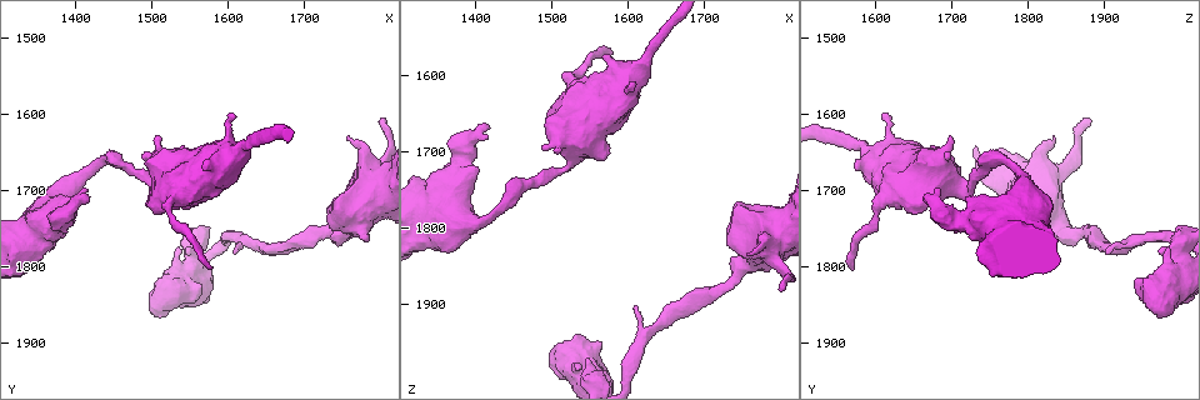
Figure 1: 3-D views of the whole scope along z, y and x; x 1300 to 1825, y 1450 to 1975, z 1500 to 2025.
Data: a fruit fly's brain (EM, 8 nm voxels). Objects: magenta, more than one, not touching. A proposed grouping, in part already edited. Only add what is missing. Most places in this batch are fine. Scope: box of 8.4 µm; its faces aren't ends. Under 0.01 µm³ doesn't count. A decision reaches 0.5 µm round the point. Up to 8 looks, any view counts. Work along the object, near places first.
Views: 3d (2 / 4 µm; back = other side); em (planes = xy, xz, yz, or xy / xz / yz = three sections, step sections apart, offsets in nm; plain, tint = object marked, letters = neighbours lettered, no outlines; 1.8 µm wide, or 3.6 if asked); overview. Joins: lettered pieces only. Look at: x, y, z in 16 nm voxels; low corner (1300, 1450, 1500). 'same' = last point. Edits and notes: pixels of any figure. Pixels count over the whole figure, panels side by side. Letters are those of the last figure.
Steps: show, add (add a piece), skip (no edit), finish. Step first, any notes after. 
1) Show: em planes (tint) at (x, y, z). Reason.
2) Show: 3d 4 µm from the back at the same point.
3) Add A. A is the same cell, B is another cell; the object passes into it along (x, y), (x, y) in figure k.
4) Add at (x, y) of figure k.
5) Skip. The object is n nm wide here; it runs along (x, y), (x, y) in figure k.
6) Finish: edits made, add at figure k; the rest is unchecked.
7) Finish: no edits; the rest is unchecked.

Show: em planes (letters) at (1580, 1800, 1570). Thin end.

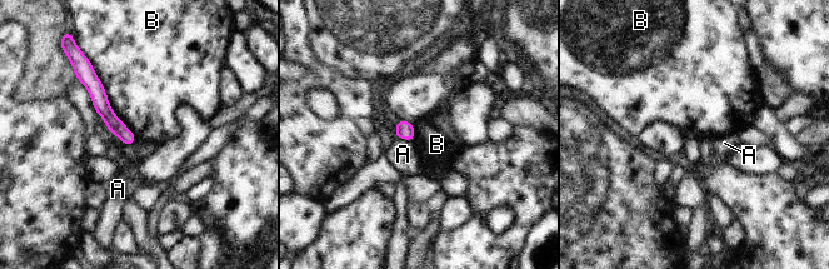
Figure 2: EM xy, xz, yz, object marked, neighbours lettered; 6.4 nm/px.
Skip. The object is 100 nm wide here; A and B are other cells; it runs along (91, 78), (101, 106), (128, 142) in figure 2; none of them fits.

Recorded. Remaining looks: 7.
Show: em planes (letters) at (1605, 1600, 1610). Free end.

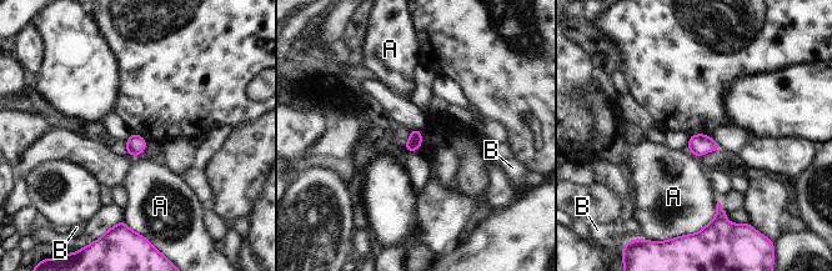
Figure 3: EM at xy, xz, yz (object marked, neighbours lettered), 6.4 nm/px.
Skip. A and B are other cells; a border runs along (718, 200), (715, 216), (707, 222) in figure 3; no lettered piece goes on from it.

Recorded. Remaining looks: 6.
Show: 3d 2 µm at (1605, 1785, 1900). An open end.

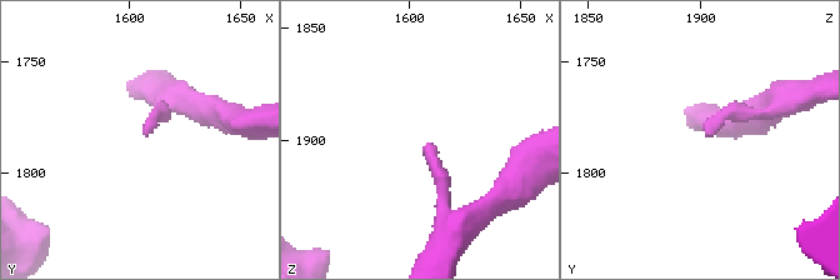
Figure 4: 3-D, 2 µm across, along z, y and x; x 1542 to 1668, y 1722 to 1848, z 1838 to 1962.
Show: em planes (letters) at (1607, 1784, 1903).

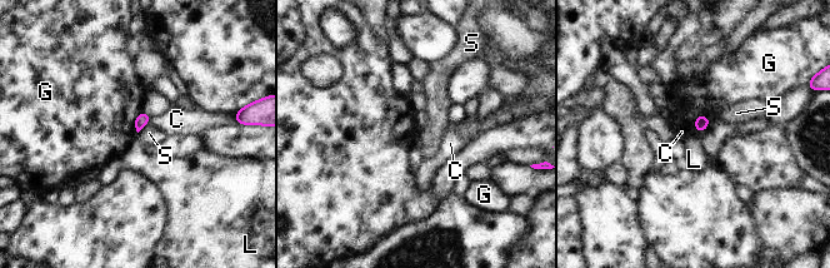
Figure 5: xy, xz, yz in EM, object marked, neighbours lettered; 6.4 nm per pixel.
Skip. C, G, L and S are other cells; a border runs along (149, 122), (138, 133) in figure 5; no lettered piece goes on from it.

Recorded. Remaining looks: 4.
Finish: no edits; the rest is unchecked.

